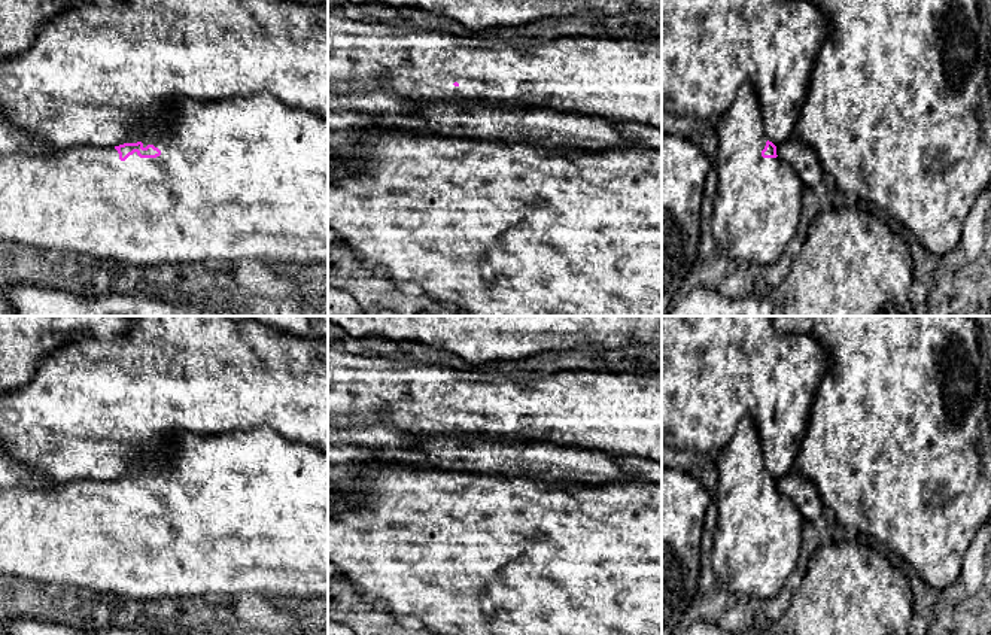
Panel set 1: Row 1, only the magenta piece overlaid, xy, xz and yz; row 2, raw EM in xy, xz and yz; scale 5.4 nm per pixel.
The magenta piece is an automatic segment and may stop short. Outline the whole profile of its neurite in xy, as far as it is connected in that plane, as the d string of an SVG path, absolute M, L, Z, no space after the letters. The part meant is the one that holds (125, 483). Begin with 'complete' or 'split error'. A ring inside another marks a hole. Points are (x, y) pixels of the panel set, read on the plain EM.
split error; M255 426L247 429L235 429L232 432L221 435L197 435L186 431L176 431L170 435L170 461L168 465L161 471L149 471L146 468L133 474L131 477L124 477L115 481L100 481L89 478L72 480L57 489L40 490L40 489L16 489L0 492L0 574L13 575L19 578L30 578L40 583L51 584L67 584L75 587L86 587L95 592L121 595L130 599L161 599L171 598L177 602L192 601L195 598L203 598L207 593L215 596L241 596L249 593L256 593L261 596L291 596L291 598L328 598L328 453L310 447L307 444L294 443L285 440L279 432L268 426Z

